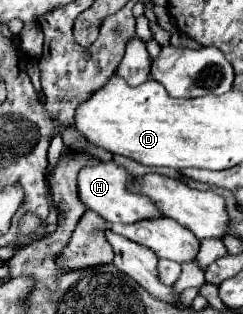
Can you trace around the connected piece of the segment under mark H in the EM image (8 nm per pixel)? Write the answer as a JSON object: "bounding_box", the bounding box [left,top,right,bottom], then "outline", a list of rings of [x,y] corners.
{"bounding_box":[78,162,160,224],"outline":[[[102,162],[98,166],[84,166],[78,172],[78,198],[88,210],[94,210],[108,224],[114,224],[114,222],[130,224],[130,222],[138,222],[144,218],[158,218],[160,212],[146,196],[128,192],[126,186],[130,180],[132,176],[114,162]]]}

